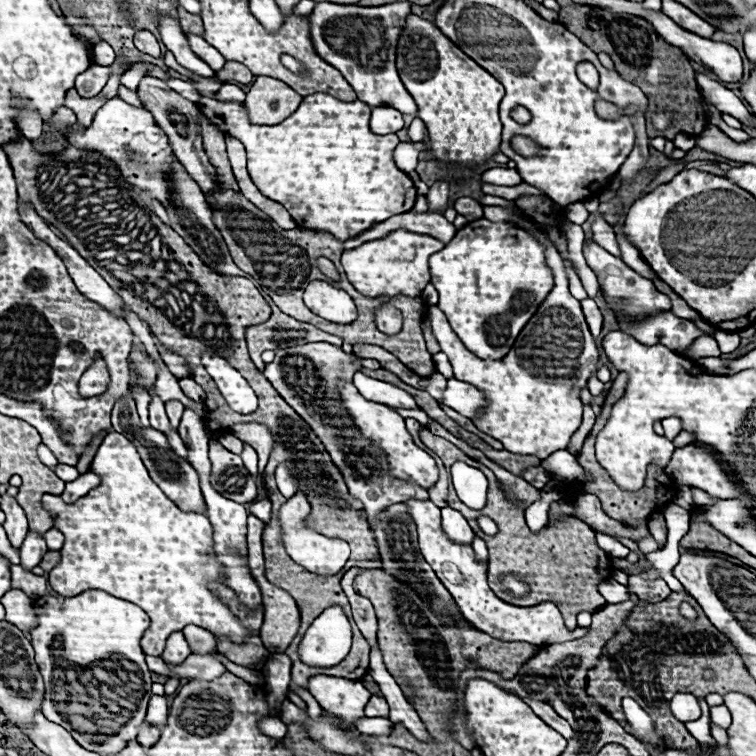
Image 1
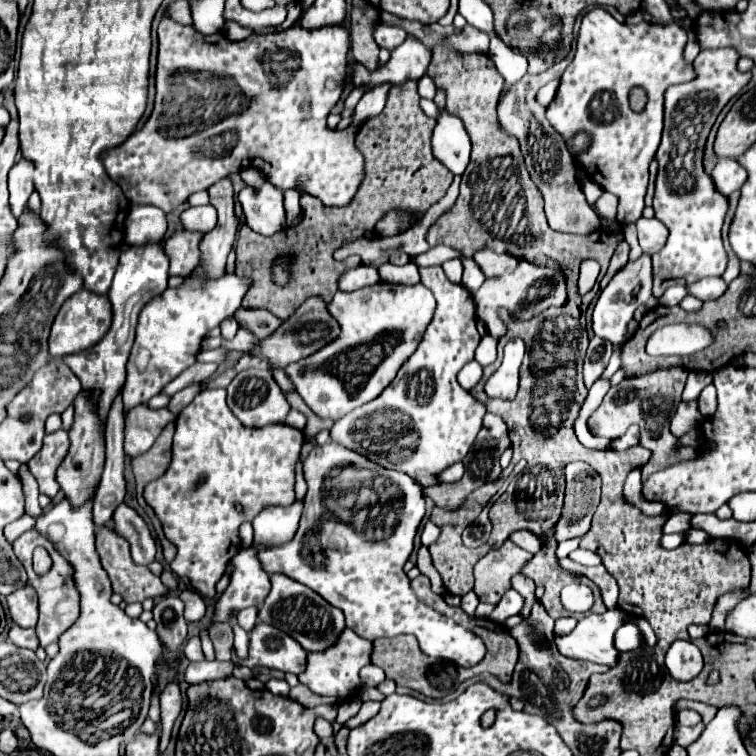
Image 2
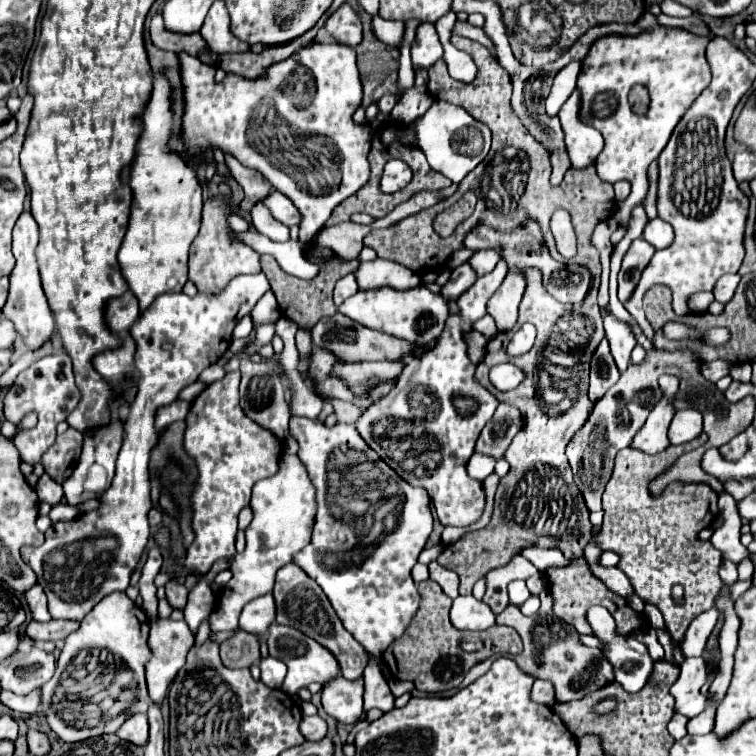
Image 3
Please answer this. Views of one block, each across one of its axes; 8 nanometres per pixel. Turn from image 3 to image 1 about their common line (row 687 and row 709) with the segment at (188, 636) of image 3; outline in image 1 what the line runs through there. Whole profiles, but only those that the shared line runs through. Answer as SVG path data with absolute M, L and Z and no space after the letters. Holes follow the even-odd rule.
M152 696L150 704L148 704L148 714L146 714L146 722L158 728L164 728L168 722L168 702L166 696Z

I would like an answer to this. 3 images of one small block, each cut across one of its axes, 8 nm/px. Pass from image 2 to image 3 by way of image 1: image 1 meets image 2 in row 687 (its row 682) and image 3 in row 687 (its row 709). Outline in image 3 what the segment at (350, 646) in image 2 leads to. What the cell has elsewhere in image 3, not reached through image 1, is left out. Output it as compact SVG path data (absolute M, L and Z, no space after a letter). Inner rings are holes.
M334 678L322 686L322 706L328 716L342 724L354 724L360 720L364 696L364 680Z

